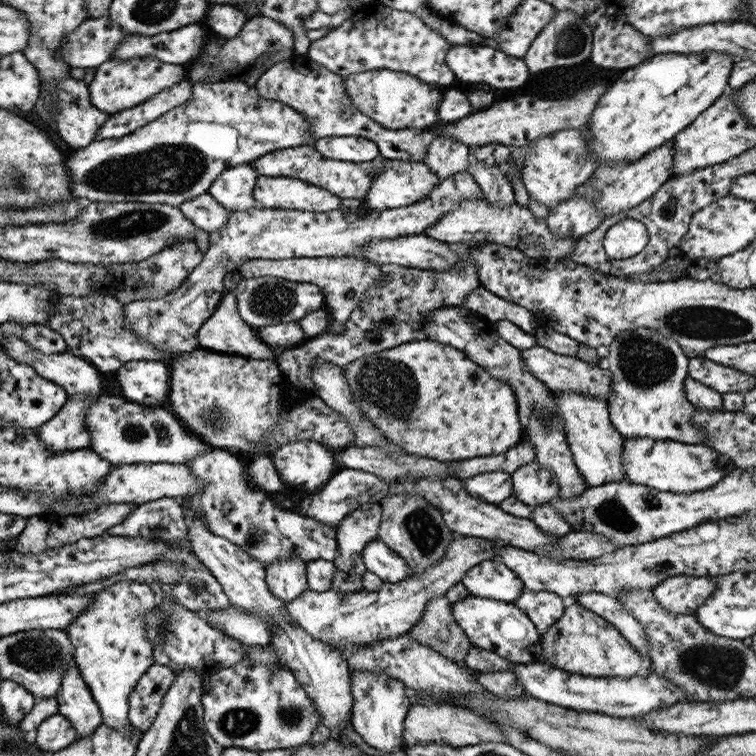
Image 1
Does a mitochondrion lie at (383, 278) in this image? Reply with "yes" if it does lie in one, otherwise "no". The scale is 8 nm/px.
no

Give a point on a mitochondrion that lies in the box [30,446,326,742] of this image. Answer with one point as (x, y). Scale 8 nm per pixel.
(241, 721)

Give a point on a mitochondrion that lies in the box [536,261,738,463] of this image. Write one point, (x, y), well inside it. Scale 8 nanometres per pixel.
(646, 361)

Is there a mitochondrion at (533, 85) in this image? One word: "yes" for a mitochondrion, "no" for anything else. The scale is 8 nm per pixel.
no

